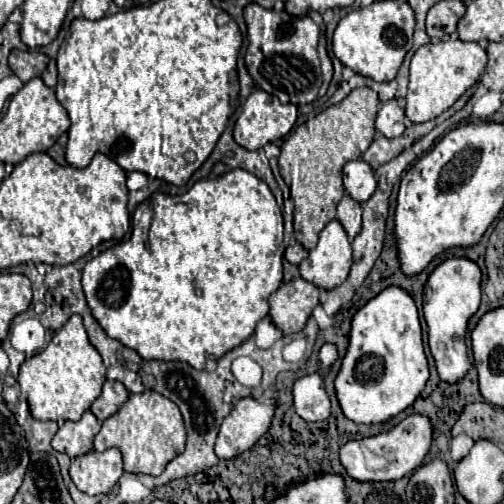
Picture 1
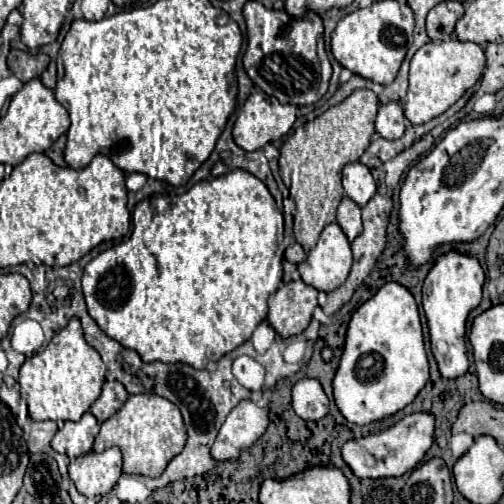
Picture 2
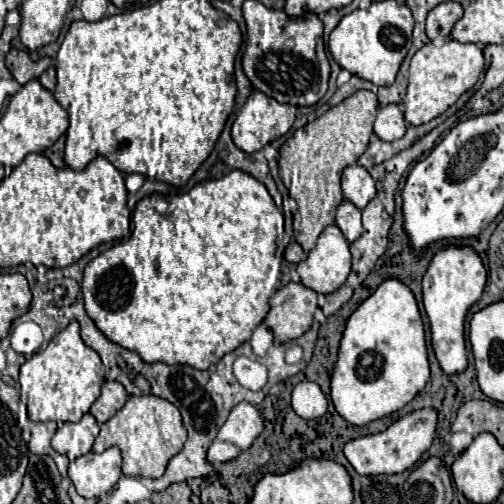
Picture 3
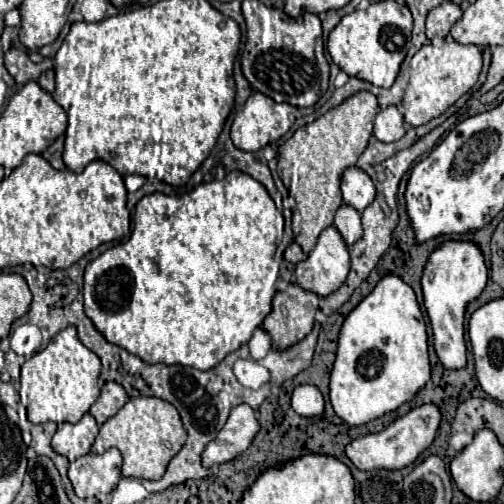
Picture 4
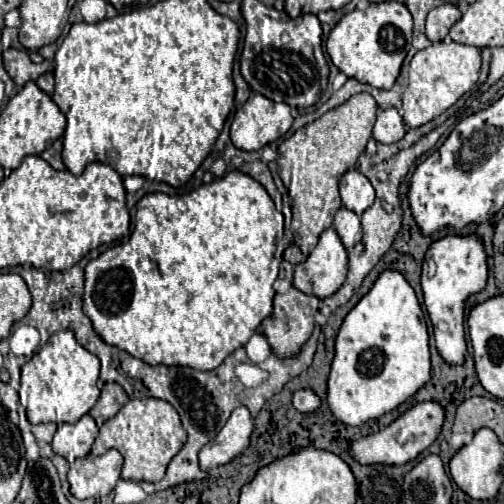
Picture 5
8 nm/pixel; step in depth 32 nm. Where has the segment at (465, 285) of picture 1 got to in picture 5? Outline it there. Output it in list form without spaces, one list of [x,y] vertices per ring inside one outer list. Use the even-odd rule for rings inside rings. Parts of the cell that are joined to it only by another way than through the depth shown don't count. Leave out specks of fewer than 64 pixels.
[[[446,236],[432,244],[430,256],[436,262],[436,272],[432,276],[422,276],[422,292],[430,322],[434,326],[436,348],[448,366],[460,366],[466,358],[464,304],[470,296],[486,286],[486,252],[478,236]]]

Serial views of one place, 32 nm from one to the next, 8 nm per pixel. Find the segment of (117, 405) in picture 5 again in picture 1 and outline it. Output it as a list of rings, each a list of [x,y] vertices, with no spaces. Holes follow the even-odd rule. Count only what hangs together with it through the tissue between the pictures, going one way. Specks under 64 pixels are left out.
[[[106,380],[104,388],[102,388],[102,394],[94,400],[94,404],[90,406],[90,412],[100,422],[104,422],[108,416],[112,416],[126,402],[126,398],[128,398],[128,390],[124,388],[122,382]]]

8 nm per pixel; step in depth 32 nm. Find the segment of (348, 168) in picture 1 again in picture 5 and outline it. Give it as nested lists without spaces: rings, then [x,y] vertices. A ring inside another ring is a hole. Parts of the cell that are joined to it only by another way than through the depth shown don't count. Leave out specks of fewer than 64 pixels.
[[[350,168],[342,180],[340,180],[340,196],[342,196],[342,204],[350,210],[354,210],[356,214],[362,214],[368,206],[372,206],[374,202],[374,186],[370,184],[370,180],[358,172],[356,168]]]

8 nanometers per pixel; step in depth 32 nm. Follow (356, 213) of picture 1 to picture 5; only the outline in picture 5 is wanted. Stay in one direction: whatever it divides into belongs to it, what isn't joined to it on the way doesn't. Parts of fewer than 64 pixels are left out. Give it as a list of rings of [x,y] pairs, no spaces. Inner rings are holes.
[[[340,208],[334,216],[334,230],[342,238],[346,248],[352,248],[360,238],[362,238],[362,226],[360,226],[360,216],[348,208]]]

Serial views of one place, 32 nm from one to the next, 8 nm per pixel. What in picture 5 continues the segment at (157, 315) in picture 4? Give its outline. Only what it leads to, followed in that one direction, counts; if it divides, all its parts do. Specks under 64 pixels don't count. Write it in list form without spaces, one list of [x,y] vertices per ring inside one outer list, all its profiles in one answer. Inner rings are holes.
[[[232,170],[222,180],[214,180],[210,184],[202,184],[198,190],[190,194],[169,196],[162,192],[146,194],[136,204],[134,217],[135,228],[126,244],[116,244],[108,248],[104,254],[100,254],[96,260],[88,262],[86,266],[86,284],[84,284],[84,312],[92,320],[94,330],[102,336],[104,342],[118,346],[120,350],[126,350],[128,354],[144,360],[146,364],[164,364],[164,366],[190,366],[196,370],[214,370],[222,364],[222,360],[232,354],[236,348],[244,346],[250,336],[256,332],[260,322],[272,314],[272,298],[274,298],[274,280],[278,278],[279,267],[283,261],[283,252],[287,245],[284,244],[284,217],[276,210],[272,198],[264,190],[262,184],[252,180],[252,176]]]

